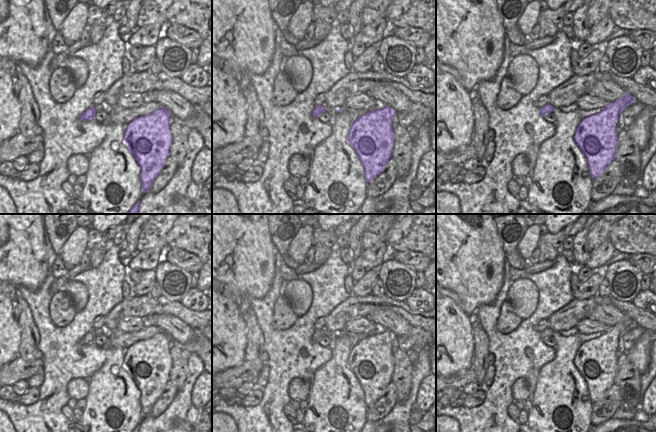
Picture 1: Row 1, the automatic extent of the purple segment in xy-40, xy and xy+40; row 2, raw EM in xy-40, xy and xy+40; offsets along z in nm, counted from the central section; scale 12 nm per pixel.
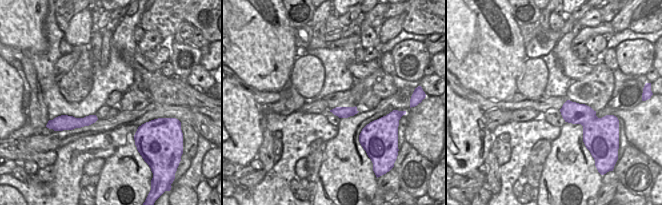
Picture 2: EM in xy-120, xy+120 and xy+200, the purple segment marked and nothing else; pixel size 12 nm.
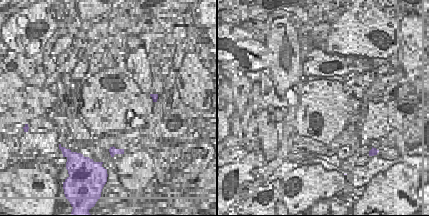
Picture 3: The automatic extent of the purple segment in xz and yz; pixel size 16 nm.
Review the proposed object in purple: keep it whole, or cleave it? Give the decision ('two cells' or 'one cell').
two cells

